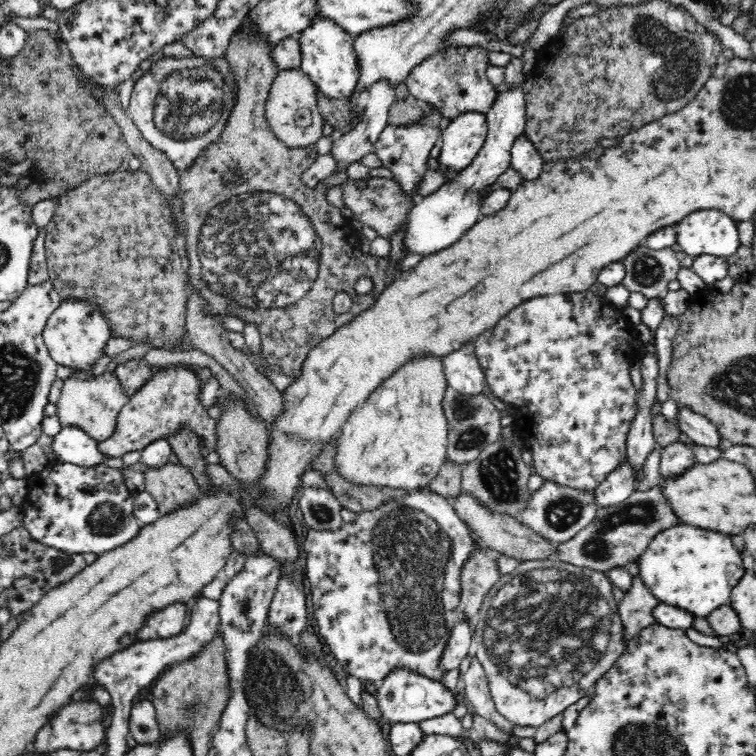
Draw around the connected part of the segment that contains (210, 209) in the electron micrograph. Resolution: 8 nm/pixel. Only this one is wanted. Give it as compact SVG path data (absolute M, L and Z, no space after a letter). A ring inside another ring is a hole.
M246 17L245 20L239 25L239 28L235 31L230 38L230 43L225 52L225 57L228 59L230 69L234 69L234 75L237 84L237 91L235 96L235 105L231 115L229 116L227 125L219 136L219 141L214 143L211 147L208 147L194 162L193 165L185 171L180 172L179 175L179 197L183 202L183 213L181 214L181 227L183 228L183 238L185 243L185 252L187 258L187 274L190 276L190 283L194 285L194 289L200 292L200 295L208 301L208 307L210 307L210 313L214 313L216 318L220 320L221 315L229 314L237 316L245 322L253 322L259 329L261 335L261 349L262 355L265 357L267 364L269 364L272 370L286 375L297 377L302 372L303 364L306 357L314 348L318 347L318 344L328 340L330 336L334 336L334 332L338 332L341 326L347 325L352 319L356 318L358 314L370 309L376 300L379 298L382 291L384 291L394 280L397 280L398 274L391 270L391 266L388 265L387 260L382 257L372 256L362 252L358 249L358 241L361 239L361 235L353 226L352 221L347 221L342 218L340 210L326 201L326 194L324 190L317 190L317 187L306 187L300 180L302 172L304 172L318 157L319 151L315 145L310 145L306 148L290 148L287 147L282 141L278 140L278 137L270 130L270 125L266 121L265 117L265 104L269 95L270 87L274 82L276 76L278 76L281 69L274 62L271 52L273 46L269 44L265 34L261 32L254 32L255 28L251 26L251 18ZM230 166L239 168L241 177L246 180L241 186L237 188L228 189L226 183L222 181L222 172L228 170ZM360 278L368 278L374 288L372 291L367 292L366 295L358 295L356 292L356 282ZM338 292L347 292L352 299L352 307L349 313L346 314L334 314L333 310L333 298Z

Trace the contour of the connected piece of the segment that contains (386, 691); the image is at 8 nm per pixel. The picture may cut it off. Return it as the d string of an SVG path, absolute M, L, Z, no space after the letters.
M396 669L384 679L377 693L377 701L385 723L419 724L423 720L452 713L458 704L454 691L441 682L406 669Z

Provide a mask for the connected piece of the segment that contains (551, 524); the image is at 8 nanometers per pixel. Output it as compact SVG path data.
M542 478L542 484L536 492L531 492L524 510L520 510L520 522L527 524L536 534L553 542L566 542L586 528L595 518L598 510L594 490L580 490L564 486Z

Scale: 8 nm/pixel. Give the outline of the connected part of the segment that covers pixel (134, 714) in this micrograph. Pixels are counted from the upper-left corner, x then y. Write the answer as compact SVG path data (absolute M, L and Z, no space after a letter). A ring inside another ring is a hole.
M140 700L132 707L129 718L130 736L140 744L152 744L161 738L152 701Z

